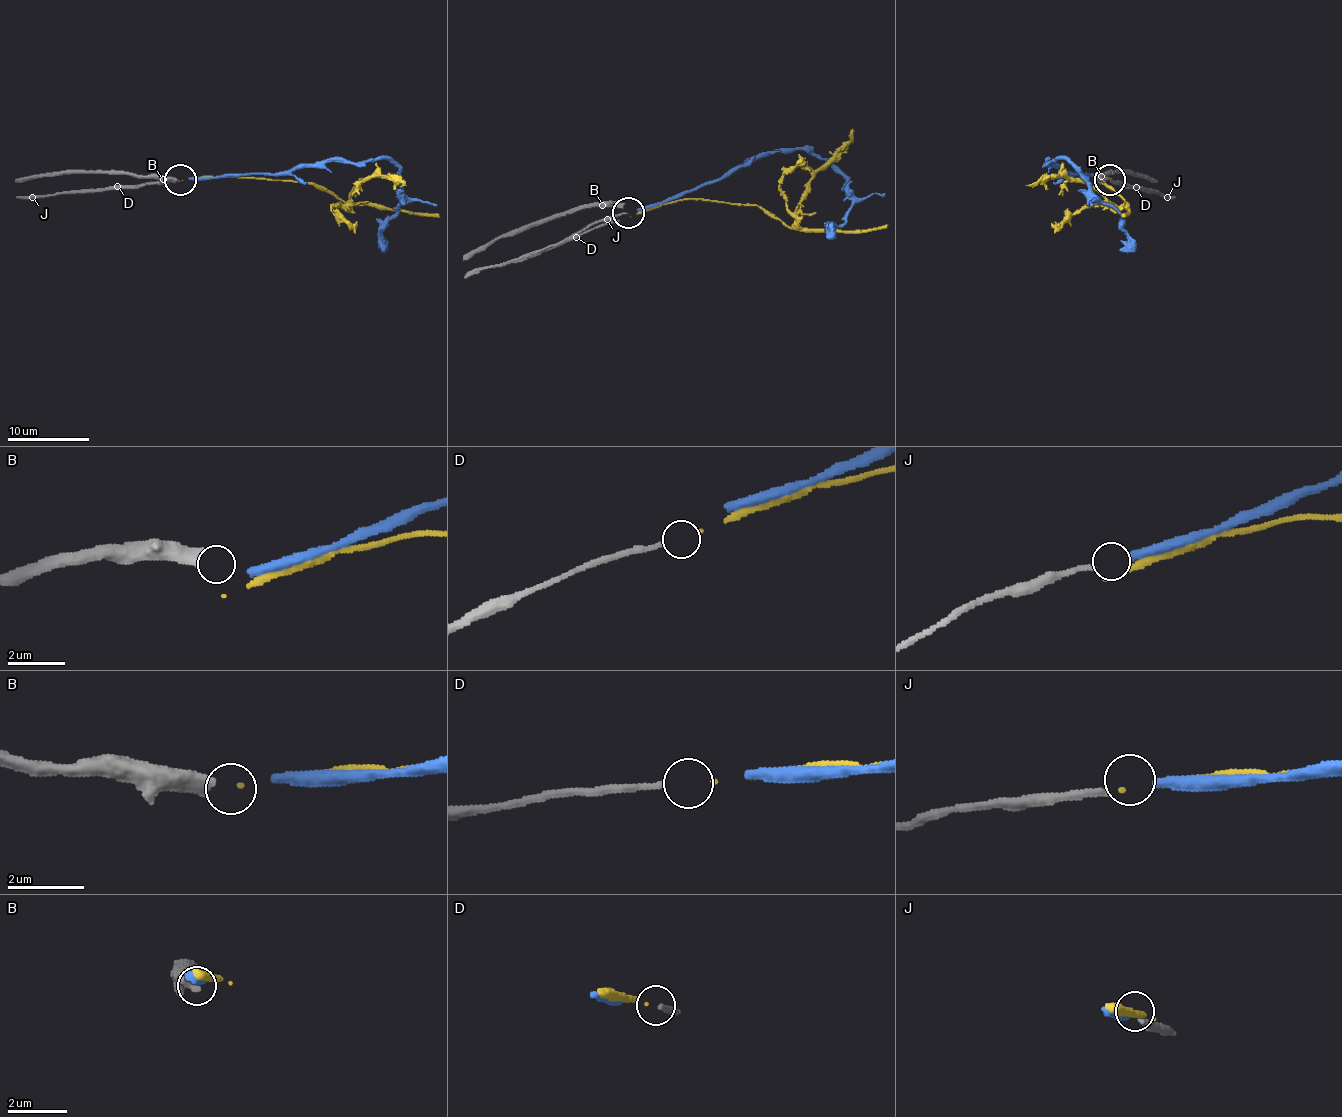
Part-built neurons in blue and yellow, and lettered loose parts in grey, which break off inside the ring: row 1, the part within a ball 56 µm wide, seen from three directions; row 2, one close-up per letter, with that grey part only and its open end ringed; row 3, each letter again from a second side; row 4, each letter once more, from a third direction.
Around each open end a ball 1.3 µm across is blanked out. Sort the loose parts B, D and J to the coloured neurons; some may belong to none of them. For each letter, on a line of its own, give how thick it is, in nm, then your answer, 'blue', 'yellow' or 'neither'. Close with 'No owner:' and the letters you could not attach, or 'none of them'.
B: 400 nm | neither
D: 150 nm | yellow
J: 170 nm | blue
No owner: B

